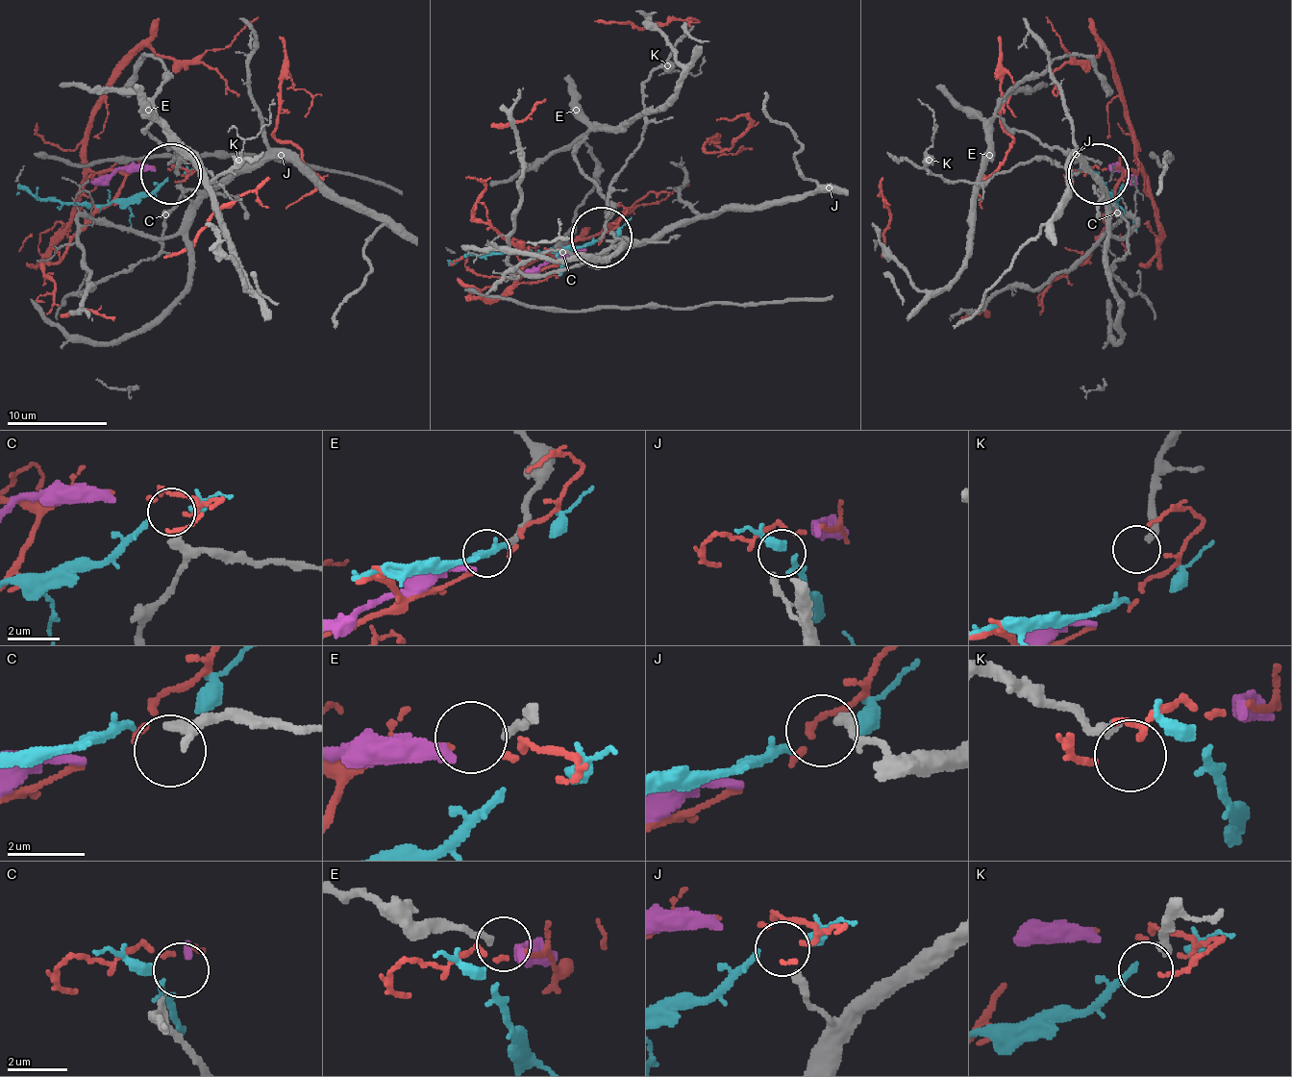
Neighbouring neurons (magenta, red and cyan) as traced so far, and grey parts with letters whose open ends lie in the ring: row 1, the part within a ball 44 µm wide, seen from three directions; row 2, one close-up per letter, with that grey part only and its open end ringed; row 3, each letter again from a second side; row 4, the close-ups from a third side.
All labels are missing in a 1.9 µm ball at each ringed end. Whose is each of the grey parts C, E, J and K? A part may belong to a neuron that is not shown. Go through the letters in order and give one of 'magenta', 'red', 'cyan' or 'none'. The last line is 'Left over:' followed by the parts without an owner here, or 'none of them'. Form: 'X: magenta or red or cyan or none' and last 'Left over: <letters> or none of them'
C: none
E: magenta
J: none
K: none
Left over: C, J, K

